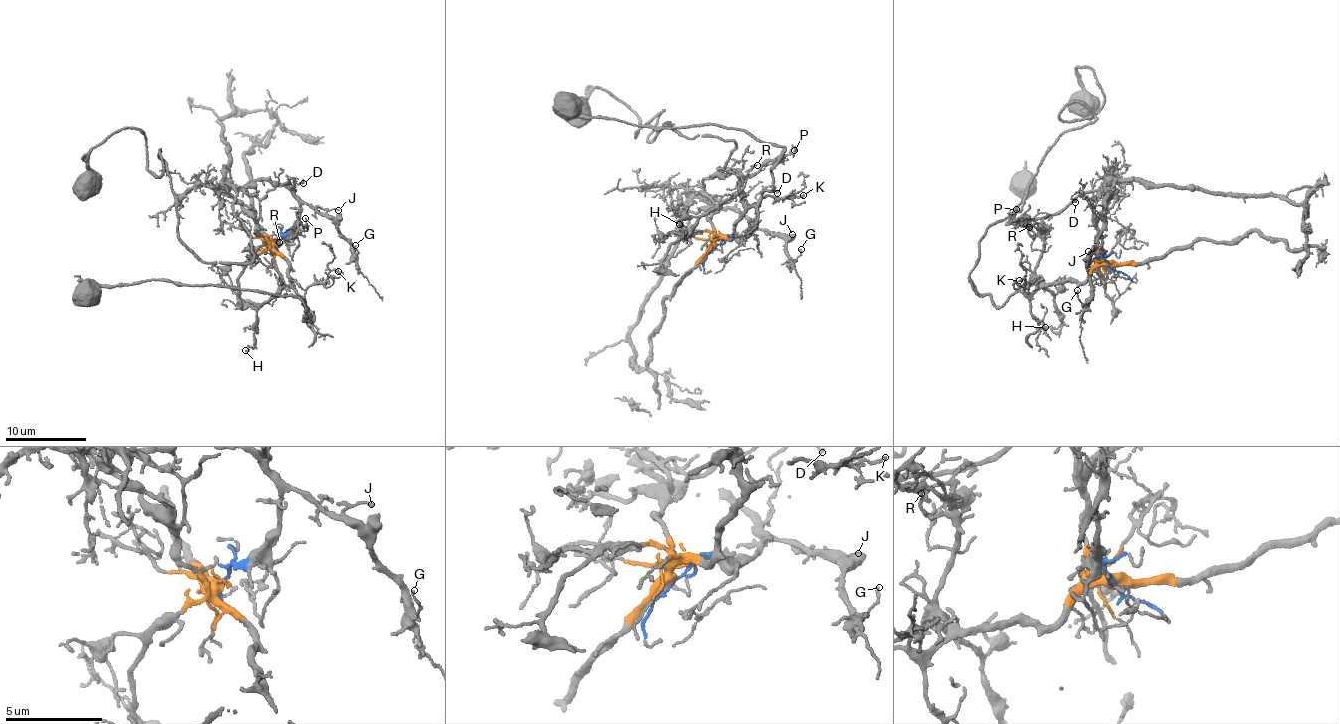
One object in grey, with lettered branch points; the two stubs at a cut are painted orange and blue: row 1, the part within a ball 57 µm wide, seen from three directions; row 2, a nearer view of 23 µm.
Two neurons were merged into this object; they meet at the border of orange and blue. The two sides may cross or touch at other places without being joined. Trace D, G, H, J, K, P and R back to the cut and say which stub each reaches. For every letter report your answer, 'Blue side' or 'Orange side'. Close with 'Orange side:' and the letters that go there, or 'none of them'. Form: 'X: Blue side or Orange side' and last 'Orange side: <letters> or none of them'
D: Blue side
G: Blue side
H: Orange side
J: Blue side
K: Orange side
P: Orange side
R: Orange side
Orange side: H, K, P, R

